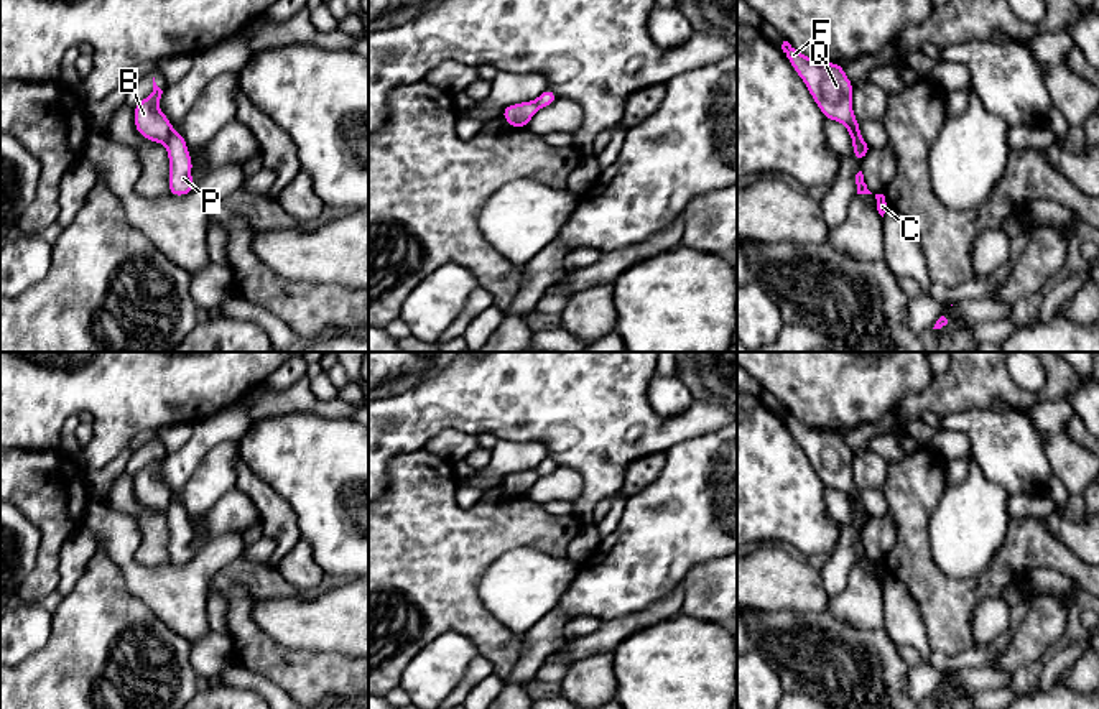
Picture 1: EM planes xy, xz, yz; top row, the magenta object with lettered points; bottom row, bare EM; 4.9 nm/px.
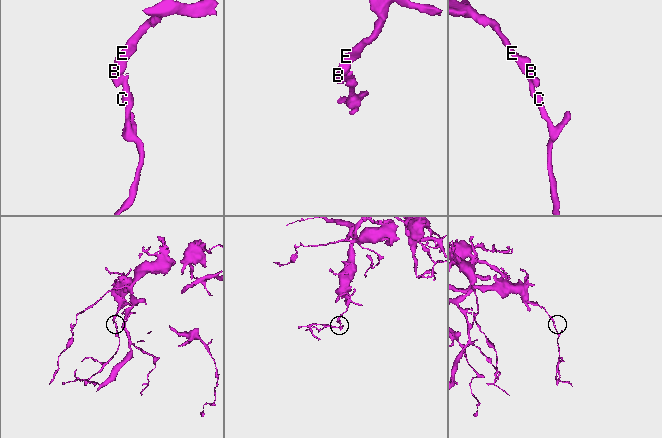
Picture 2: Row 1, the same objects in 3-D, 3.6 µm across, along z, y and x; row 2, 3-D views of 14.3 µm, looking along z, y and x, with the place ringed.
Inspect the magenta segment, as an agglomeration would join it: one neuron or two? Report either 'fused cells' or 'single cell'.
fused cells

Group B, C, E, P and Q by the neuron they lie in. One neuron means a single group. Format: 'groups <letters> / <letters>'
groups B E Q / C P

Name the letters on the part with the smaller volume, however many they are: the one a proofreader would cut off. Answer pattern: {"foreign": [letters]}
{"foreign": ["C", "P"]}

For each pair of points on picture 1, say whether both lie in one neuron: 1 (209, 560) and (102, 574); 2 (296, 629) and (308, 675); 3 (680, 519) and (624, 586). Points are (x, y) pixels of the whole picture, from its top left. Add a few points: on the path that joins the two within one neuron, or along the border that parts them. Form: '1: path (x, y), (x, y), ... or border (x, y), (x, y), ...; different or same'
1: border (97, 546), (119, 566), (124, 584), (143, 602); different
2: border (265, 634), (292, 648), (315, 648), (339, 655); different
3: path (663, 535), (635, 569); same

